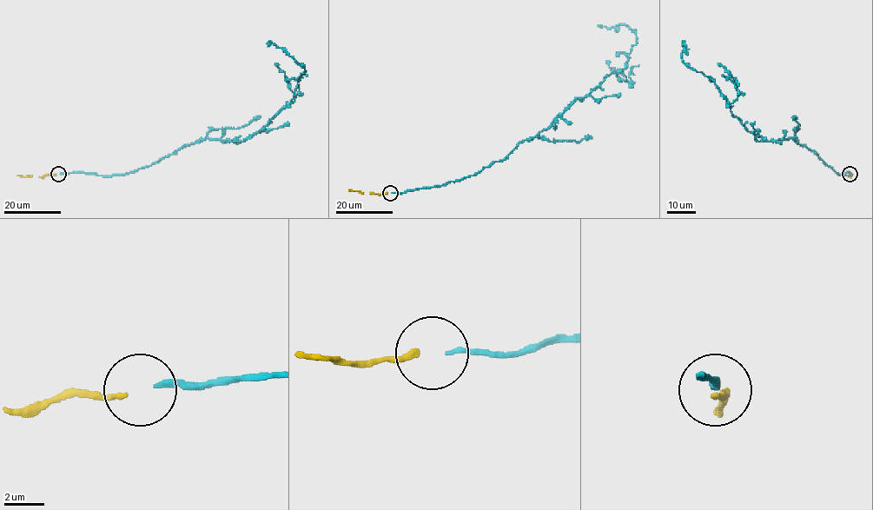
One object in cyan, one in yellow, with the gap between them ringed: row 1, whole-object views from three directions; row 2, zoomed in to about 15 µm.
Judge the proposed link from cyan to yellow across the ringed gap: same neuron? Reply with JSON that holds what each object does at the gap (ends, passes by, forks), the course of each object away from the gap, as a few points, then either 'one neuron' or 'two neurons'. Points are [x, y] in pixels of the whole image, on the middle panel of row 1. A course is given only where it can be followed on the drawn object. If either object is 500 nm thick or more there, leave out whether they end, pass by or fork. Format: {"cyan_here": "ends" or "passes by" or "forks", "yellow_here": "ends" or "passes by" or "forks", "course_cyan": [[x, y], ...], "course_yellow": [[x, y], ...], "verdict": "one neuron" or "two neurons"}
{"cyan_here": "ends", "yellow_here": "ends", "course_cyan": [[392, 193], [479, 172], [622, 70], [635, 34], [624, 24], [598, 25]], "course_yellow": [[387, 193], [376, 194], [349, 189]], "verdict": "one neuron"}

